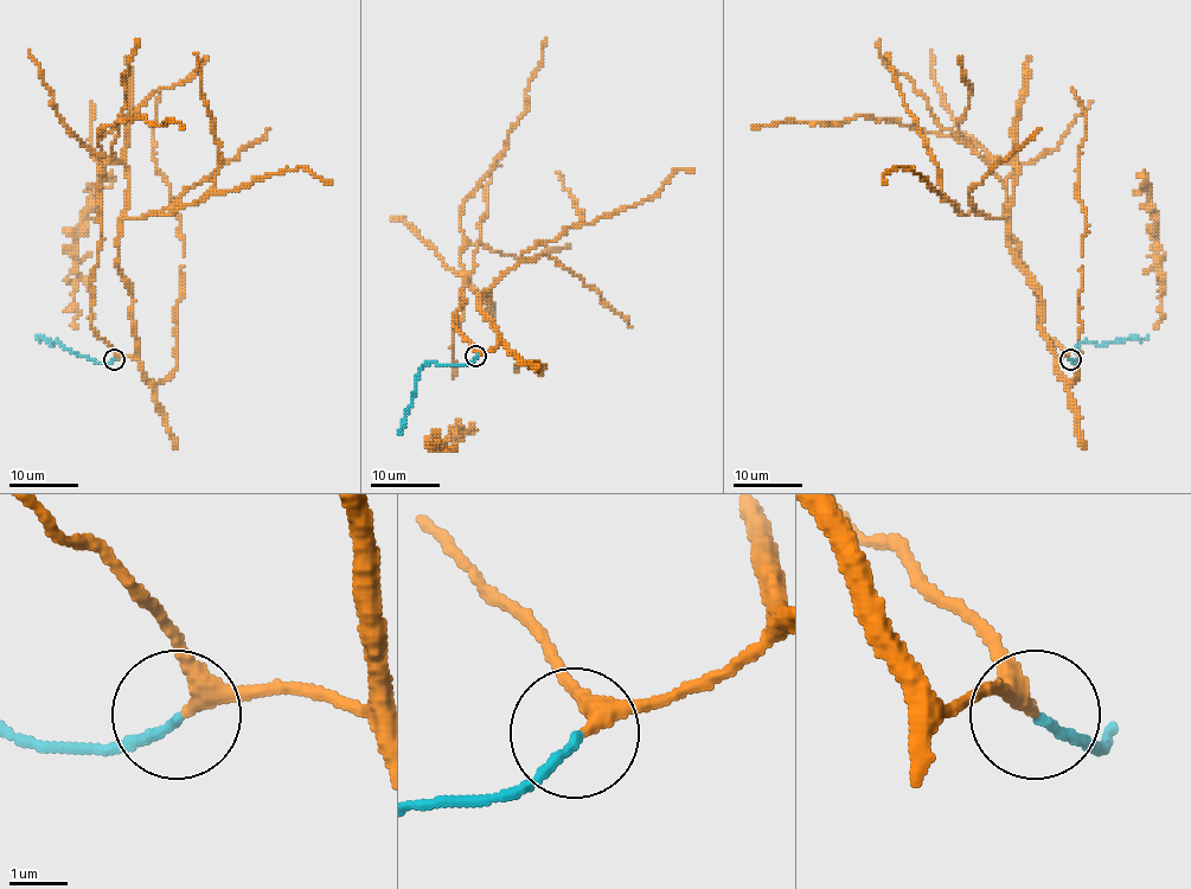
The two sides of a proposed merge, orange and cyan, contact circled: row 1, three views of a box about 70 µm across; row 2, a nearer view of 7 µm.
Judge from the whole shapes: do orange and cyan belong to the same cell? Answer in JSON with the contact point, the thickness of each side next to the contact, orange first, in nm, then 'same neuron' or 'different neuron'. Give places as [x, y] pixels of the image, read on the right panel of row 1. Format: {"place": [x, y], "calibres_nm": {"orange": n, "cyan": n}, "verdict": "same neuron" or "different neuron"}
{"place": [1070, 359], "calibres_nm": {"orange": 280, "cyan": 150}, "verdict": "same neuron"}

